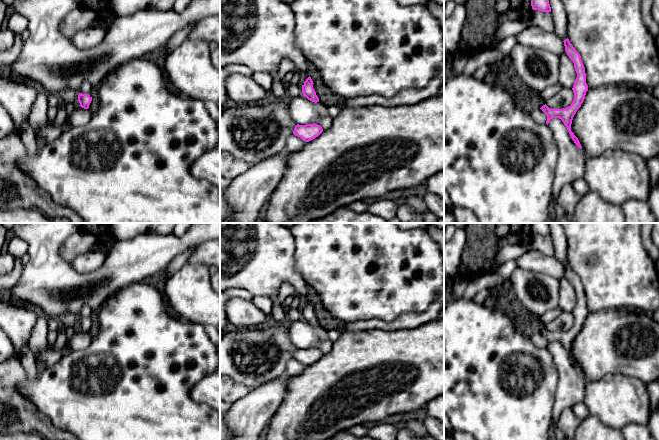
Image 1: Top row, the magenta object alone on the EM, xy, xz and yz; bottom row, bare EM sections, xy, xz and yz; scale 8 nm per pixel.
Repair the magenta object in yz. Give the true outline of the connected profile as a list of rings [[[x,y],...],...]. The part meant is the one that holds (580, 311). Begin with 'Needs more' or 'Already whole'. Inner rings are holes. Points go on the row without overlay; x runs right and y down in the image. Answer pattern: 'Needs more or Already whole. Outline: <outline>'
Already whole. Outline: [[[565,263],[564,265],[565,275],[569,282],[574,287],[574,292],[577,297],[577,302],[573,309],[573,317],[574,323],[570,330],[563,332],[563,333],[551,333],[546,328],[543,329],[540,333],[546,338],[547,345],[546,348],[548,349],[549,345],[553,342],[559,342],[562,344],[564,349],[567,351],[567,354],[574,365],[574,367],[582,373],[582,370],[578,364],[578,362],[574,359],[571,355],[571,348],[574,339],[576,338],[577,334],[581,331],[585,323],[586,316],[588,315],[588,309],[586,307],[586,297],[585,291],[582,287],[580,278],[576,275],[573,269],[570,267],[569,263]]]

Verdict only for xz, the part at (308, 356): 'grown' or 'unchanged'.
unchanged

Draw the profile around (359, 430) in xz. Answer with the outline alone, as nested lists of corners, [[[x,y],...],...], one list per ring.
[[[356,425],[344,431],[345,433],[353,434],[358,437],[367,436],[368,428],[363,425]]]

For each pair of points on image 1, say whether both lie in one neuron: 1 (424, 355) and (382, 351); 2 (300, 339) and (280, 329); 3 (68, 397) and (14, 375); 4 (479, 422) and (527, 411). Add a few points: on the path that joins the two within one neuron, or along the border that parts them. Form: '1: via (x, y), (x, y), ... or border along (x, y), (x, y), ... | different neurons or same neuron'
1: via (414, 355), (392, 355) | same neuron
2: border along (290, 322), (289, 338), (296, 348) | different neurons
3: border along (26, 378), (19, 391), (32, 403) | different neurons
4: via (491, 417), (497, 411), (515, 411) | same neuron

